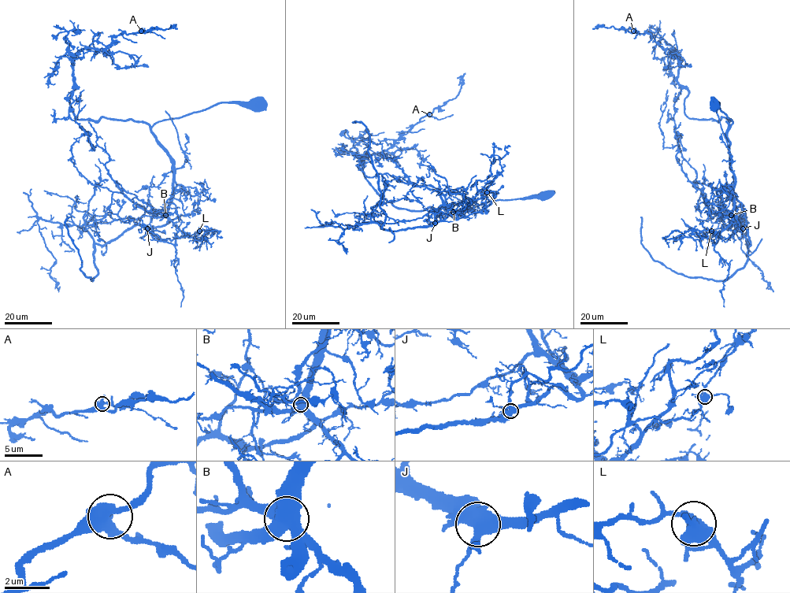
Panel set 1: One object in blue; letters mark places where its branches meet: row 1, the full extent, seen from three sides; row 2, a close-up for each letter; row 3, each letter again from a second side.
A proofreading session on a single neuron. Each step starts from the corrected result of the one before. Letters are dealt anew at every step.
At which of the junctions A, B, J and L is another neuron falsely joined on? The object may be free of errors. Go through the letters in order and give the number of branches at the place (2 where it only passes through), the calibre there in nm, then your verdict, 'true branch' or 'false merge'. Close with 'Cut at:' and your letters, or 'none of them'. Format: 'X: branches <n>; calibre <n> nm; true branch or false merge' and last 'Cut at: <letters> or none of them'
A: branches 4; calibre 500 nm; true branch
B: branches 4; calibre 650 nm; false merge
J: branches 4; calibre 550 nm; true branch
L: branches 4; calibre 480 nm; true branch
Cut at: B

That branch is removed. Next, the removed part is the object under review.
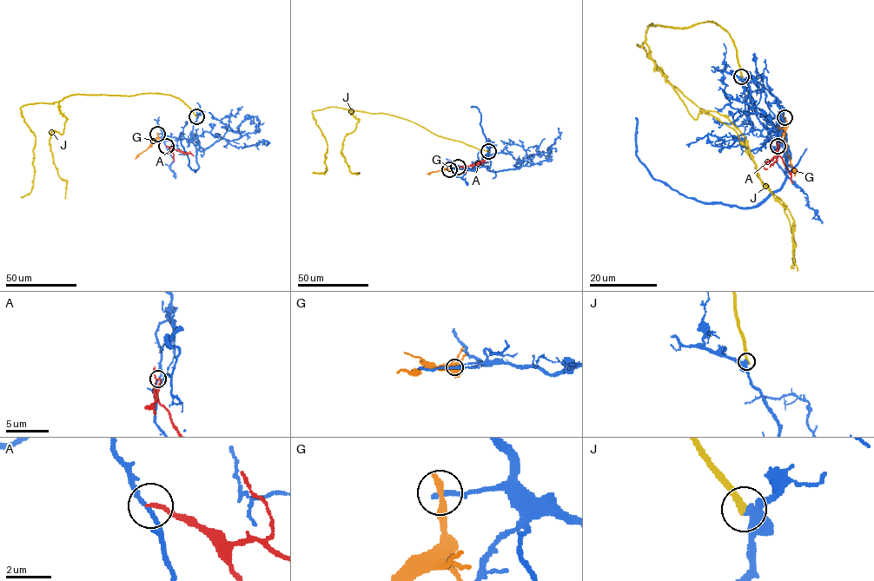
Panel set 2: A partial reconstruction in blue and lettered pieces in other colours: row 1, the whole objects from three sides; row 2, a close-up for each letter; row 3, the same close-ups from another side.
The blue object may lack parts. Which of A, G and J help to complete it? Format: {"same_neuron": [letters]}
{"same_neuron": []}

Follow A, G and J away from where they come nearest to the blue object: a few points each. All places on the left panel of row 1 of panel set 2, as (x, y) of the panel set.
A: (166, 146), (193, 155)
G: (157, 134), (151, 145), (135, 158)
J: (195, 116), (179, 99), (155, 93), (24, 105), (34, 174), (21, 197)

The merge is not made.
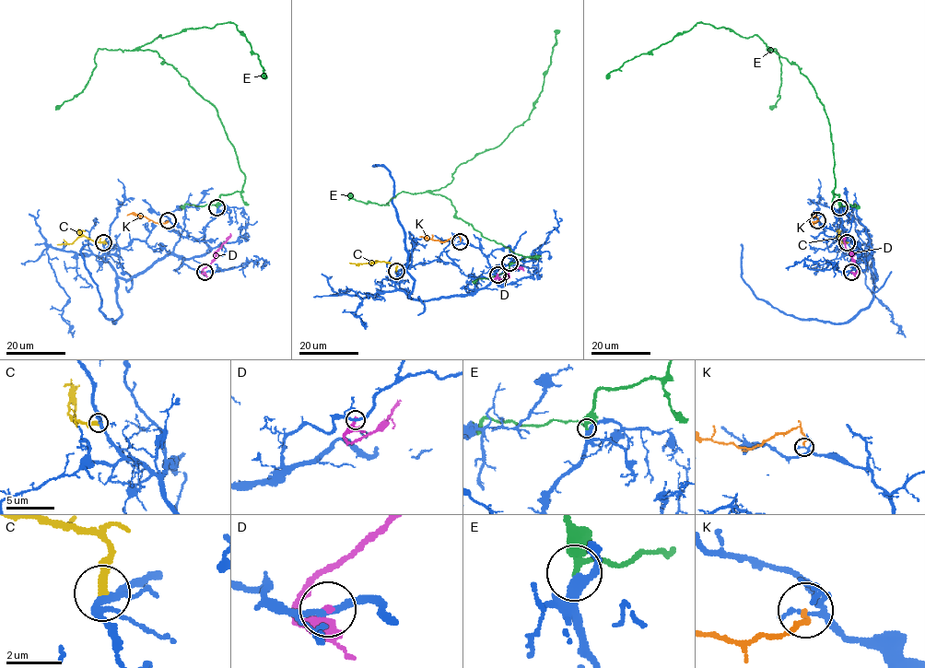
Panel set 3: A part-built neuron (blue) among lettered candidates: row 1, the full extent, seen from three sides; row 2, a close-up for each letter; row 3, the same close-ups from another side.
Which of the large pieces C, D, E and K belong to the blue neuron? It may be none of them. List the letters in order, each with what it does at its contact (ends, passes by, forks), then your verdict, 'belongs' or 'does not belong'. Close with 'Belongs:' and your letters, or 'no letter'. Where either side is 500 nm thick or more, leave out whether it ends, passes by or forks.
C: it ends | does not belong
D: it ends | does not belong
E: it passes by | does not belong
K: it ends | does not belong
Belongs: no letter

